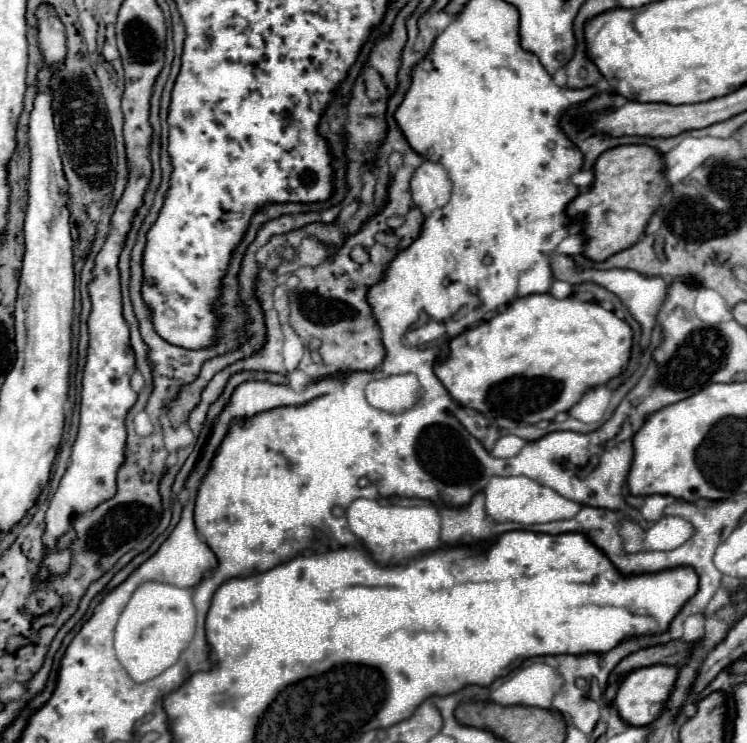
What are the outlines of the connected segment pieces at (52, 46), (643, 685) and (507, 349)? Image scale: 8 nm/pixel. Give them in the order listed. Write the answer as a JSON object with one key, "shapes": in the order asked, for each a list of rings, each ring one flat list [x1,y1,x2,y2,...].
{"shapes":[[[40,5,38,7,38,43,40,51,44,55,46,67,50,67,54,61,64,61,66,57,66,35,64,35,64,25,56,17,54,9,50,5]],[[652,665,652,667,642,667,642,669,628,673,624,677,624,681,620,683,616,699,614,699,614,705,618,709,620,719,634,725,634,727,650,725,664,709,664,703,674,687,674,681,676,681,676,673,678,673,678,669,668,667,668,665]],[[542,293,542,295,526,295,526,297,516,297,506,311,494,315,490,321,474,327,474,329,468,329,464,331,462,335,454,337,450,343,448,343,448,355,438,359,436,365,434,365,434,373,436,377,442,381,442,385,446,387,446,391,450,393,450,397,460,403,462,407,470,407,486,417,508,417,508,419,514,419,518,423,538,423,538,421,550,421,554,419,558,413,564,413,568,411,574,403,578,403,578,399,582,397,582,393,590,387,596,387,596,385,604,385,608,383,612,377,616,377,628,363,630,359,630,345,632,345,632,331,628,327,626,321,618,319,612,311,606,311,602,305,598,303,584,303,584,301,578,301,574,297,566,297,566,299,554,299,550,293]]]}

